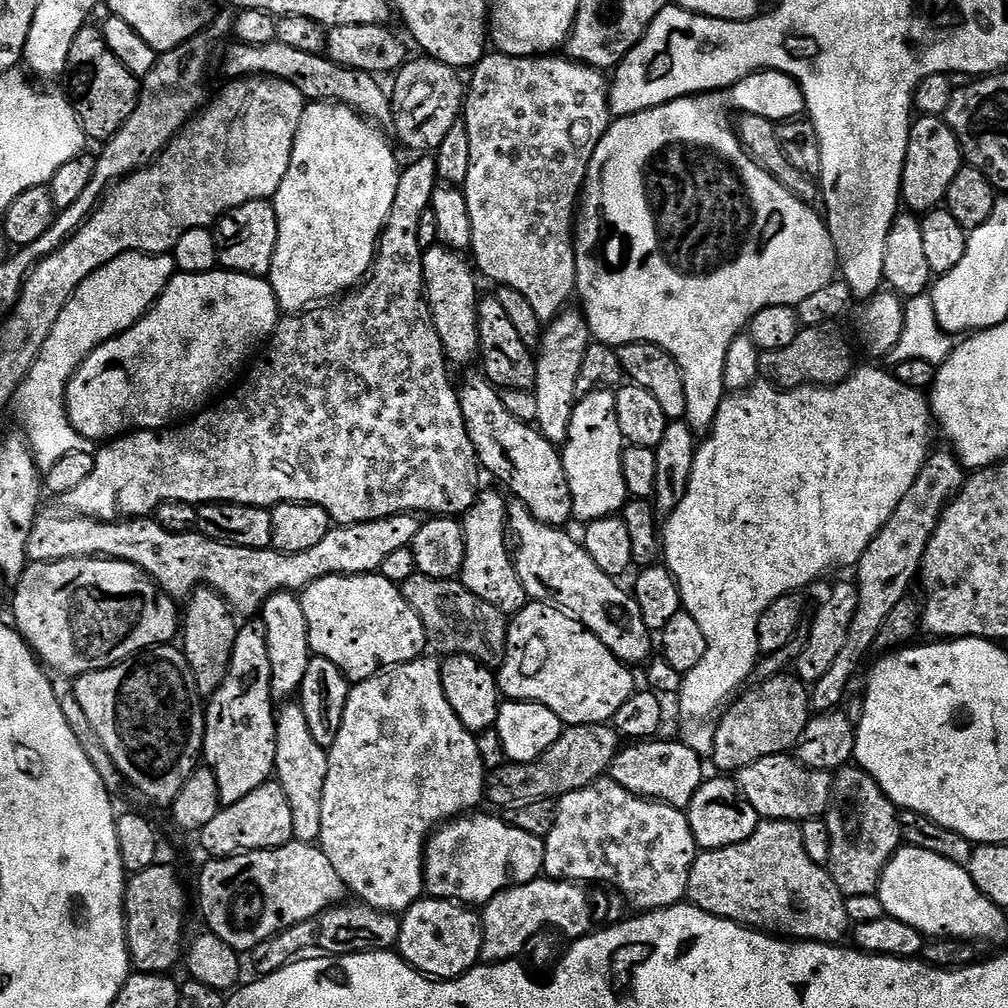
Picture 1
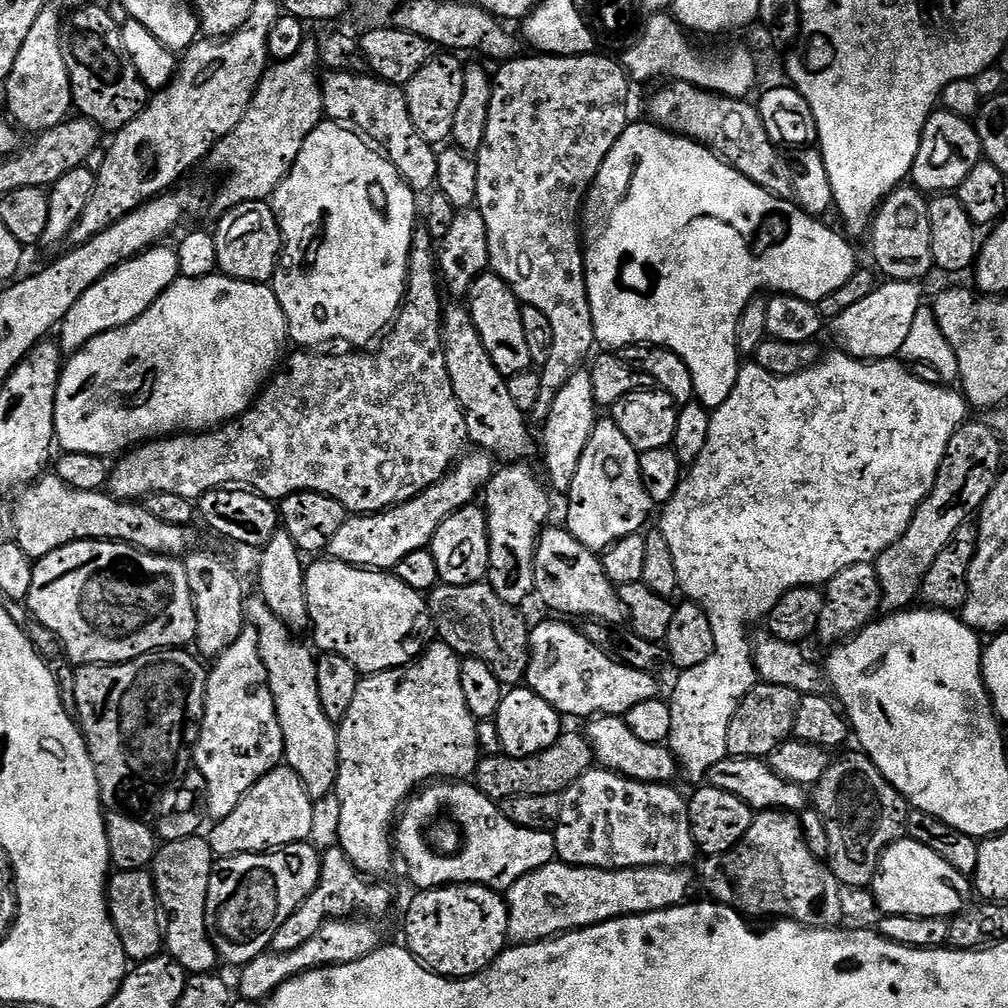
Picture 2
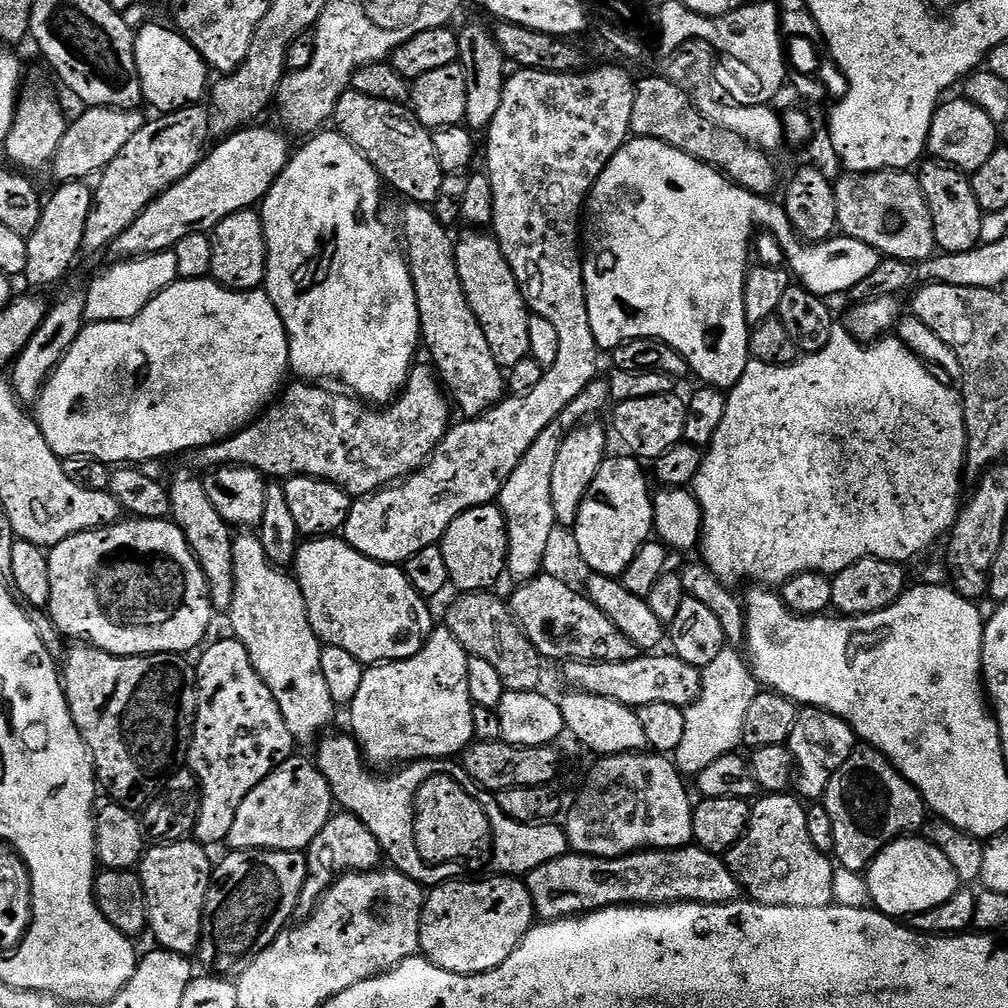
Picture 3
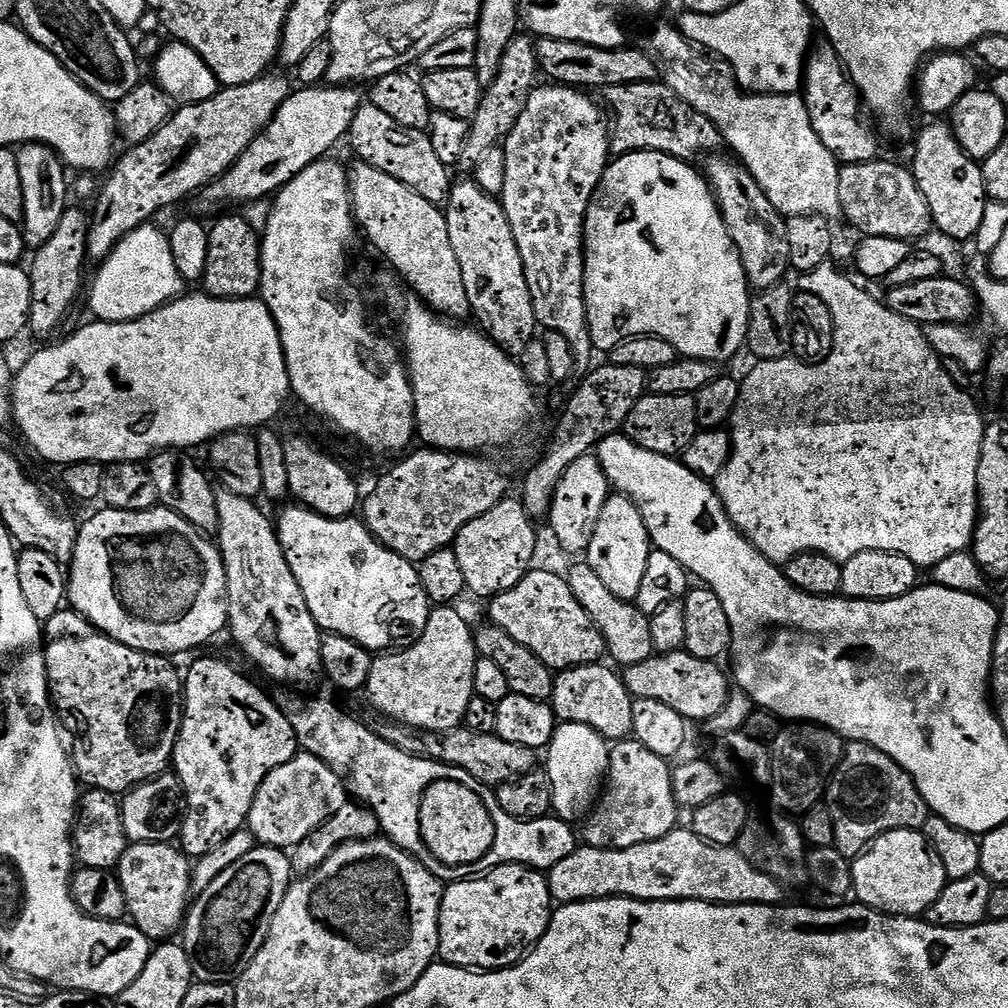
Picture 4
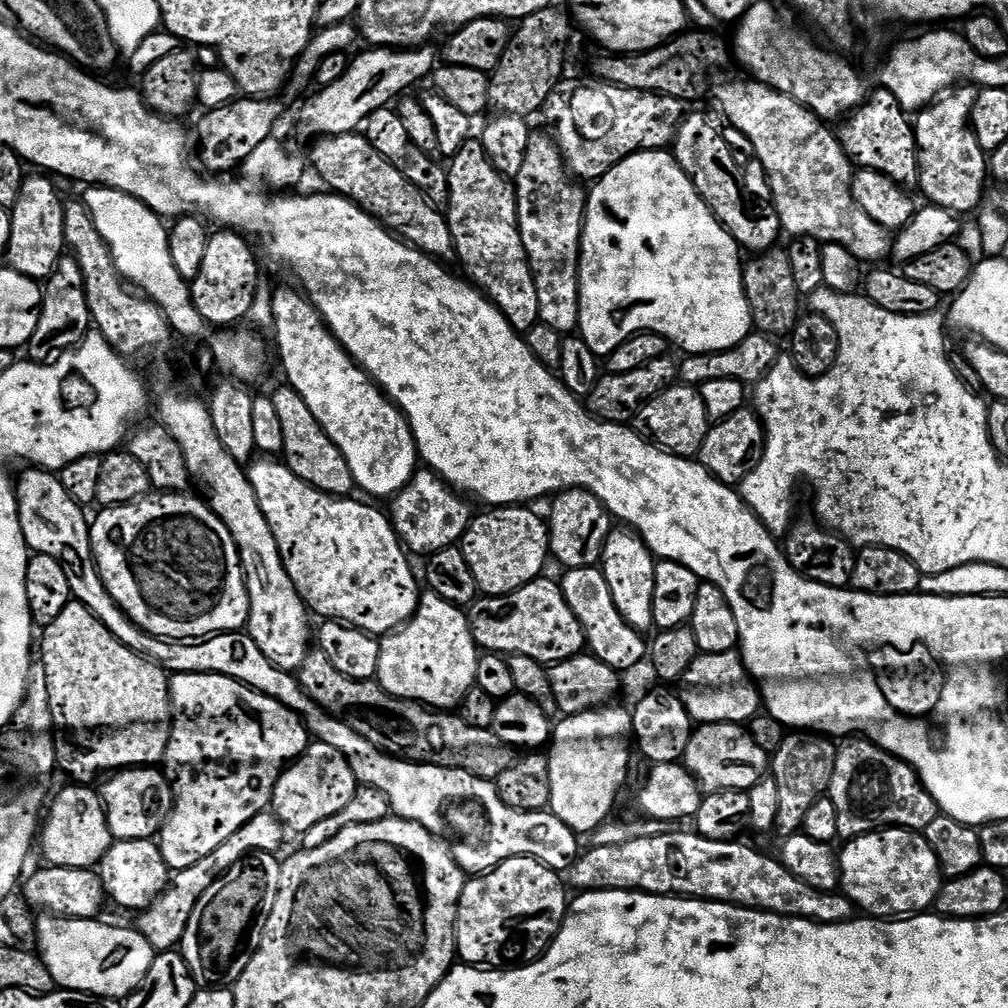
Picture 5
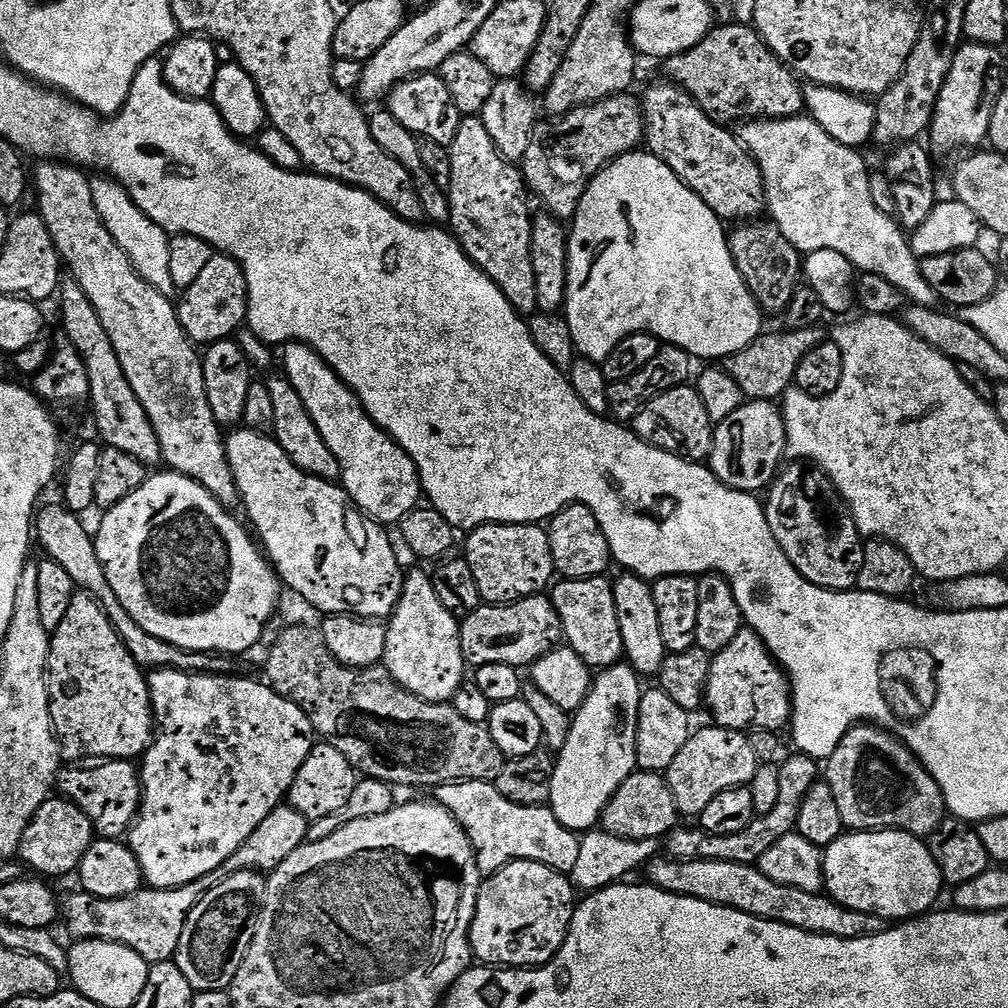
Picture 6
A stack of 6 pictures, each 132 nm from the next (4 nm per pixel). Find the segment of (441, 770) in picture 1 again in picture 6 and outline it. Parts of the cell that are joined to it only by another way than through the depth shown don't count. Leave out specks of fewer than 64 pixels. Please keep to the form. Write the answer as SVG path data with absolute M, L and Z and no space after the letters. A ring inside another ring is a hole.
M427 571L425 572L408 572L404 578L404 585L402 586L402 594L400 595L400 601L396 604L396 610L392 613L390 619L387 621L386 627L388 633L386 634L386 650L384 651L384 659L382 661L383 667L387 668L389 674L394 677L406 691L412 692L418 698L423 700L429 700L435 704L446 704L452 699L452 695L459 690L460 685L465 683L466 665L464 662L464 655L462 654L462 646L460 645L460 626L457 617L450 614L450 610L446 610L446 606L442 606L442 602L438 602L438 594L434 594L434 586L432 585L431 575Z

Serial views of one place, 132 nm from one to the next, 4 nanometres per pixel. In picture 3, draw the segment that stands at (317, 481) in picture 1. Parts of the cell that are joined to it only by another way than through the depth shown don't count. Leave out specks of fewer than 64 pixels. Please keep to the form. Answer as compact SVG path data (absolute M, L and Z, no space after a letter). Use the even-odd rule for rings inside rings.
M428 362L417 363L400 395L391 404L381 408L369 406L348 394L339 396L336 392L327 392L320 388L324 386L317 386L312 382L295 383L289 383L279 393L275 403L241 432L235 432L228 440L222 440L208 448L195 449L190 456L193 466L204 468L203 470L211 470L217 466L253 468L265 478L312 476L315 480L328 480L337 484L349 496L359 498L371 496L373 492L379 492L424 467L432 459L432 451L442 442L450 427L449 397L438 379L435 367Z

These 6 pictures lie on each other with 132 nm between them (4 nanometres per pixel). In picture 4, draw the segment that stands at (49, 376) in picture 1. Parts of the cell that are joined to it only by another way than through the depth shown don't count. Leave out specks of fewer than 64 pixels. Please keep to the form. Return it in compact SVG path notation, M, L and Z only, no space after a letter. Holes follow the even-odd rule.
M145 226L126 234L126 238L122 238L116 249L97 267L100 269L96 277L93 280L91 277L86 300L88 296L88 304L97 321L125 324L137 320L168 304L185 291L186 281L178 274L178 266L174 266L174 254L170 254L167 235L152 227Z

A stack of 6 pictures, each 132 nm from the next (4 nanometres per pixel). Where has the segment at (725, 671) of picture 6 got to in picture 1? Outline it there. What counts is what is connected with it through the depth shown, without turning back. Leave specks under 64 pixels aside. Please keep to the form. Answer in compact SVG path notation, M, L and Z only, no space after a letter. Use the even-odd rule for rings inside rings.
M532 600L511 617L498 683L508 700L544 704L565 725L608 724L637 691L632 672L575 616L551 602Z

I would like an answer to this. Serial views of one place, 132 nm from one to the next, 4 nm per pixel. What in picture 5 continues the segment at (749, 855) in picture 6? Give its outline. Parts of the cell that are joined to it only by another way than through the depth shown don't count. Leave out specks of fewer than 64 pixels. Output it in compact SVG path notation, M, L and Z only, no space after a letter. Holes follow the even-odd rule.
M788 734L781 739L776 752L770 756L770 775L778 786L778 814L776 815L775 831L781 832L781 837L795 836L804 827L806 810L814 806L814 802L825 795L834 774L837 745L824 734Z

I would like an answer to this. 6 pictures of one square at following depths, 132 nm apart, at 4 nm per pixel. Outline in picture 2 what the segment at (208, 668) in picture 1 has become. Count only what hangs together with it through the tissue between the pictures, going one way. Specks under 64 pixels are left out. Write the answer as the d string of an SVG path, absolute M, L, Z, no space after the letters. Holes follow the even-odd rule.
M192 550L183 557L184 569L186 570L186 582L190 582L192 601L194 602L194 614L196 615L196 639L195 647L200 647L201 657L215 658L225 652L230 646L234 646L238 634L246 627L246 595L244 596L244 584L240 576L220 556L212 552L200 552Z

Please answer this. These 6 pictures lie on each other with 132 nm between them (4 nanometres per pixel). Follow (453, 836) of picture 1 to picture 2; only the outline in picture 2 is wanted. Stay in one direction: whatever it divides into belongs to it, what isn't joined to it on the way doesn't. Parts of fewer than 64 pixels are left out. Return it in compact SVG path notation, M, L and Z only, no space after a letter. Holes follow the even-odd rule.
M432 782L427 786L421 787L405 803L402 811L398 816L398 823L394 828L394 848L404 859L404 864L408 867L408 876L412 879L413 889L427 890L429 888L443 888L449 884L481 884L484 888L494 888L497 890L507 890L514 886L514 882L518 882L518 878L522 878L526 874L530 874L534 870L538 870L542 866L553 863L557 859L556 855L556 838L553 833L539 832L538 830L526 830L522 826L518 826L514 822L510 822L510 818L506 818L506 814L500 808L497 801L492 800L486 794L482 794L475 783L472 782ZM444 806L454 808L452 816L448 816L448 820L460 820L456 826L446 826L452 828L456 832L456 836L460 836L458 832L464 832L464 836L468 838L460 838L458 840L458 848L454 848L448 854L448 860L438 858L438 852L442 848L436 846L434 842L434 832L438 830L434 828L426 828L424 824ZM420 826L426 834L426 830L432 830L432 834L426 834L428 840L428 852L426 854L426 846L420 838Z

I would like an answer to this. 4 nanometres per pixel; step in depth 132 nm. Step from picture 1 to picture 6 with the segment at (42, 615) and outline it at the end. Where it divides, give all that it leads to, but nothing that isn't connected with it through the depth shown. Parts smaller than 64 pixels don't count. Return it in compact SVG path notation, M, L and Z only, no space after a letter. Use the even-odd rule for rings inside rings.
M163 470L157 474L149 475L146 483L138 486L130 498L118 502L118 506L107 509L100 520L100 529L95 529L96 553L104 567L106 578L118 594L122 606L146 630L146 634L154 634L154 638L162 638L162 642L170 642L174 646L184 649L185 652L203 652L205 654L219 654L225 658L233 658L239 652L248 652L264 636L264 627L272 620L276 612L276 603L280 600L281 581L278 579L271 563L266 559L265 553L258 547L257 541L250 535L249 529L243 523L232 517L233 513L220 504L214 494L206 491L200 483L184 476L180 472Z

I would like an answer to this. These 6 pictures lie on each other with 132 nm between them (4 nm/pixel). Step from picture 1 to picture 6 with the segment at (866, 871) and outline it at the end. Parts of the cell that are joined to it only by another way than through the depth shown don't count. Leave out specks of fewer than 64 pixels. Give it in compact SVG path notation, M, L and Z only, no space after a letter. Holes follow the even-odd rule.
M875 726L851 728L840 739L834 754L826 761L826 782L830 790L834 790L838 814L842 814L842 822L848 830L899 830L908 832L911 836L927 838L946 818L944 795L936 779L926 770L926 766L903 742Z

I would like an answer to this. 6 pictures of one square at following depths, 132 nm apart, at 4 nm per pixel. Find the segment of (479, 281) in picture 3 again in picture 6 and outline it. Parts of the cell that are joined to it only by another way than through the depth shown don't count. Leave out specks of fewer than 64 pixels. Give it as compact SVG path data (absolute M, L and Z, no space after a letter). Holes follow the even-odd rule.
M479 115L464 116L458 126L458 134L454 134L454 142L448 149L450 154L450 186L446 189L448 201L450 202L450 231L456 240L464 247L464 253L468 256L472 263L476 264L489 278L494 282L494 286L498 286L498 290L502 290L502 294L506 294L506 298L516 307L517 312L521 316L527 318L538 309L538 286L534 286L534 262L532 261L532 222L533 213L528 213L528 200L530 201L530 193L524 182L524 173L513 161L507 160L500 151L494 146L494 138L490 138L490 134L486 131L486 126L479 118Z

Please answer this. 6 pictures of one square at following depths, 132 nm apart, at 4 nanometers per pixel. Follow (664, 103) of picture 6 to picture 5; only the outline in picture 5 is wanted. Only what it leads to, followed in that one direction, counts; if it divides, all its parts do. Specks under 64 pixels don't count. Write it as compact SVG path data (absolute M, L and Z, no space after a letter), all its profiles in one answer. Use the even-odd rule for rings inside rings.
M685 115L684 121L676 131L674 155L690 182L694 182L706 206L716 215L716 221L735 238L745 253L759 254L777 247L779 240L776 239L782 236L782 229L776 205L771 202L759 204L748 193L748 188L740 177L740 168L736 165L736 156L732 153L731 146L706 117Z

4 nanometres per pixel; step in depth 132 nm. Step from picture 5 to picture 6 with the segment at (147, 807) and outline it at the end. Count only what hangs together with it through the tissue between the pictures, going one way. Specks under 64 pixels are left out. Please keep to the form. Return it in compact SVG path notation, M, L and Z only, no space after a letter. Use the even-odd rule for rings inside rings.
M110 760L97 763L96 768L84 768L88 766L64 766L58 773L58 792L63 799L73 800L90 818L95 835L106 840L119 840L136 823L142 799L140 786L140 773L137 765L131 760Z

